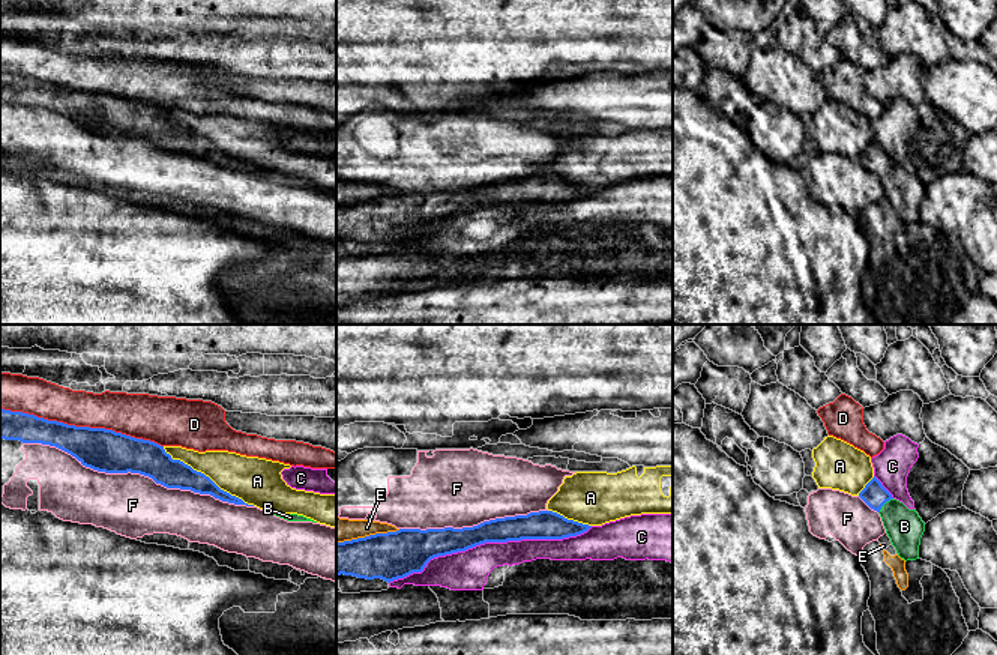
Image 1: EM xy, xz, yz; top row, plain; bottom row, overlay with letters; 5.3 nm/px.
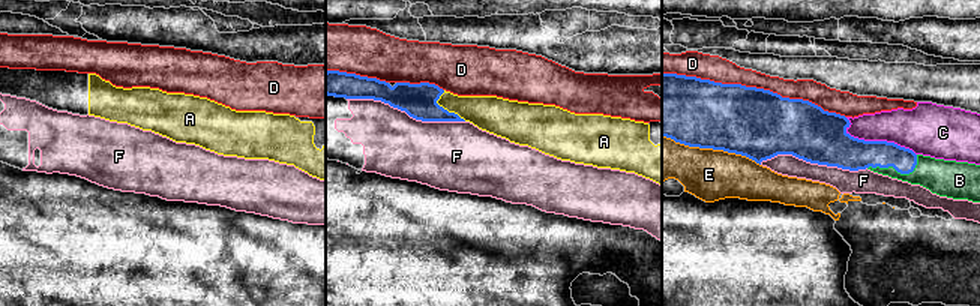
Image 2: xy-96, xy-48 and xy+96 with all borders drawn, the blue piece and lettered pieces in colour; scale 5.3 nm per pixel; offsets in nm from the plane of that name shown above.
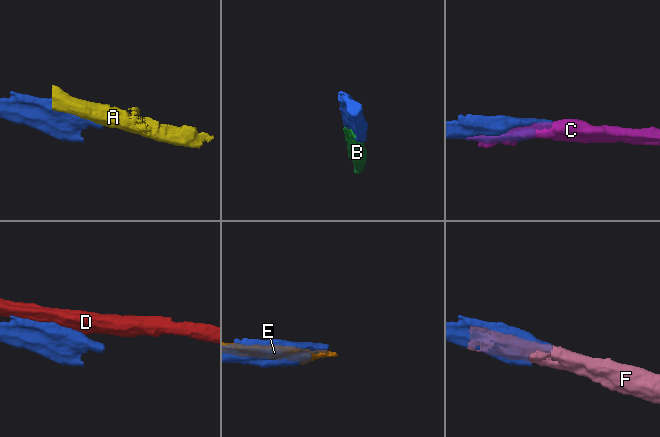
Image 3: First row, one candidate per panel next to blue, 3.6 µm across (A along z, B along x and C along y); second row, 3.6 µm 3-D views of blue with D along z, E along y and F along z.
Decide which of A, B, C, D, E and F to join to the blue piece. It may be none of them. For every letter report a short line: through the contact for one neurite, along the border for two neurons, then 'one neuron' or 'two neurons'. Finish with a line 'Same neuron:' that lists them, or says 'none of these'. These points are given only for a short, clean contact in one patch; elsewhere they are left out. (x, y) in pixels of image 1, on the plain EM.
A: two neurons
B: one neuron
C: two neurons
D: two neurons
E: two neurons
F: two neurons
Same neuron: B

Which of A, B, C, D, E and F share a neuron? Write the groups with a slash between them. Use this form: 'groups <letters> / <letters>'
groups A / B / C / D / E / F

